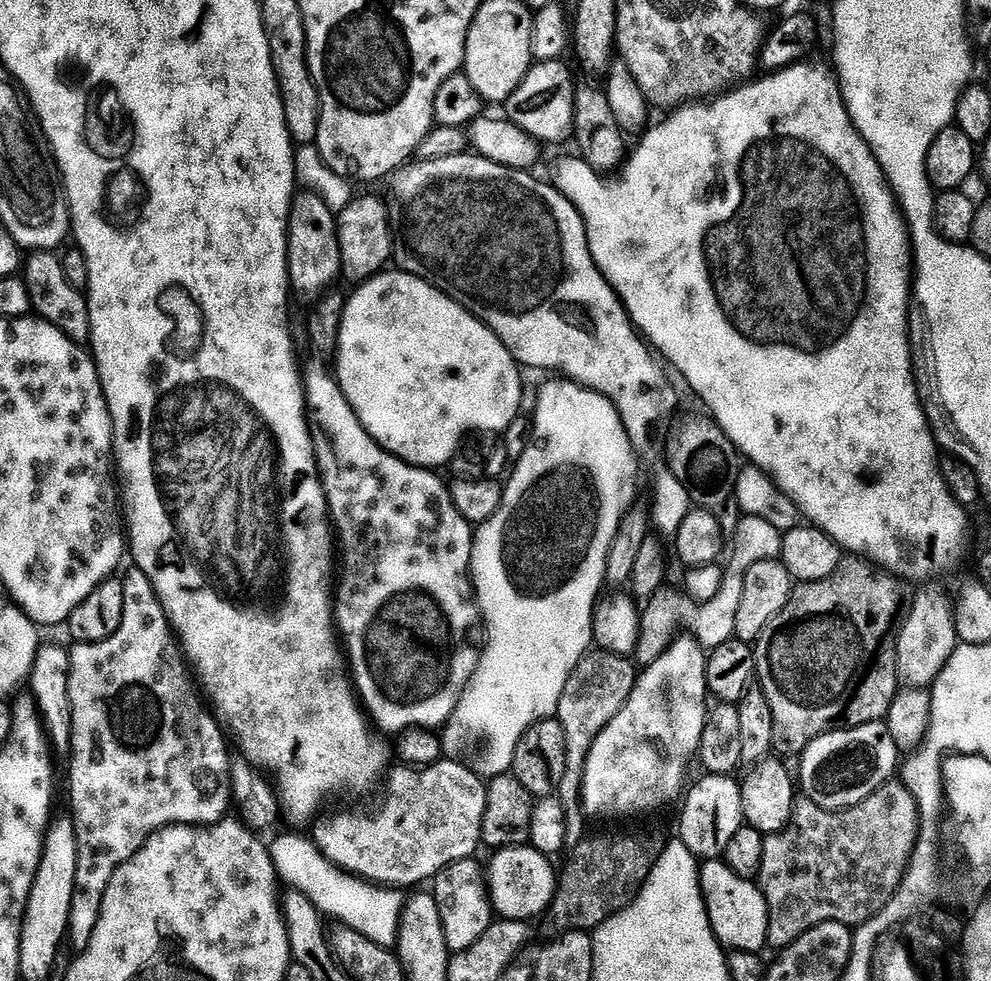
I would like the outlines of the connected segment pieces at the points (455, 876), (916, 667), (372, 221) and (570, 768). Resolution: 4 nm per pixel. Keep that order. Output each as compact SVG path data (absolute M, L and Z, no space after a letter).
M476 858L459 860L443 868L434 878L434 895L438 902L442 934L446 934L449 953L461 952L474 946L474 942L478 942L478 938L482 938L482 934L486 934L486 930L494 924L494 909L492 897L488 895L486 868L478 861Z
M922 596L909 607L907 616L897 633L897 674L905 688L925 689L935 683L953 650L958 647L955 613L951 603L938 596Z
M364 196L361 200L360 197L352 199L349 205L338 213L336 229L338 230L338 246L340 247L340 271L345 281L348 279L352 286L359 286L371 280L372 277L379 276L389 267L392 260L394 237L388 213L381 199L380 202L374 196Z
M603 650L589 651L574 666L566 686L562 690L562 698L556 707L556 716L562 730L566 734L566 774L562 778L562 786L558 790L560 805L564 808L564 817L573 833L584 828L586 813L582 803L584 791L584 767L587 766L588 755L602 730L626 706L630 694L636 685L638 668L629 657L615 656Z

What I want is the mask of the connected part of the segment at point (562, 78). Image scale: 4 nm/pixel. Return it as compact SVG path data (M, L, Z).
M563 59L535 63L504 104L511 123L544 144L566 139L574 128L578 90L569 66L564 63Z

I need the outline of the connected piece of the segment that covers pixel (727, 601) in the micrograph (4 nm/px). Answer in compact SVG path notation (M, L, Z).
M744 516L737 519L734 539L736 539L736 553L732 556L732 565L724 568L721 589L714 598L704 603L697 603L679 587L676 589L663 586L643 605L640 618L640 641L634 653L635 659L641 665L653 664L666 649L671 647L677 639L676 631L683 624L696 631L695 643L704 650L716 649L735 637L734 618L738 618L738 605L742 603L742 582L746 570L750 570L754 562L777 559L782 550L782 534L762 518Z

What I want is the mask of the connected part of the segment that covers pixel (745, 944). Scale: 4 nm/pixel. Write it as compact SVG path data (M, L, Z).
M723 859L705 860L699 865L700 869L700 893L704 896L706 914L710 918L710 926L716 939L725 949L733 952L763 953L763 948L768 944L768 907L766 898L760 893L760 885L756 880L738 878L734 870L724 863Z

